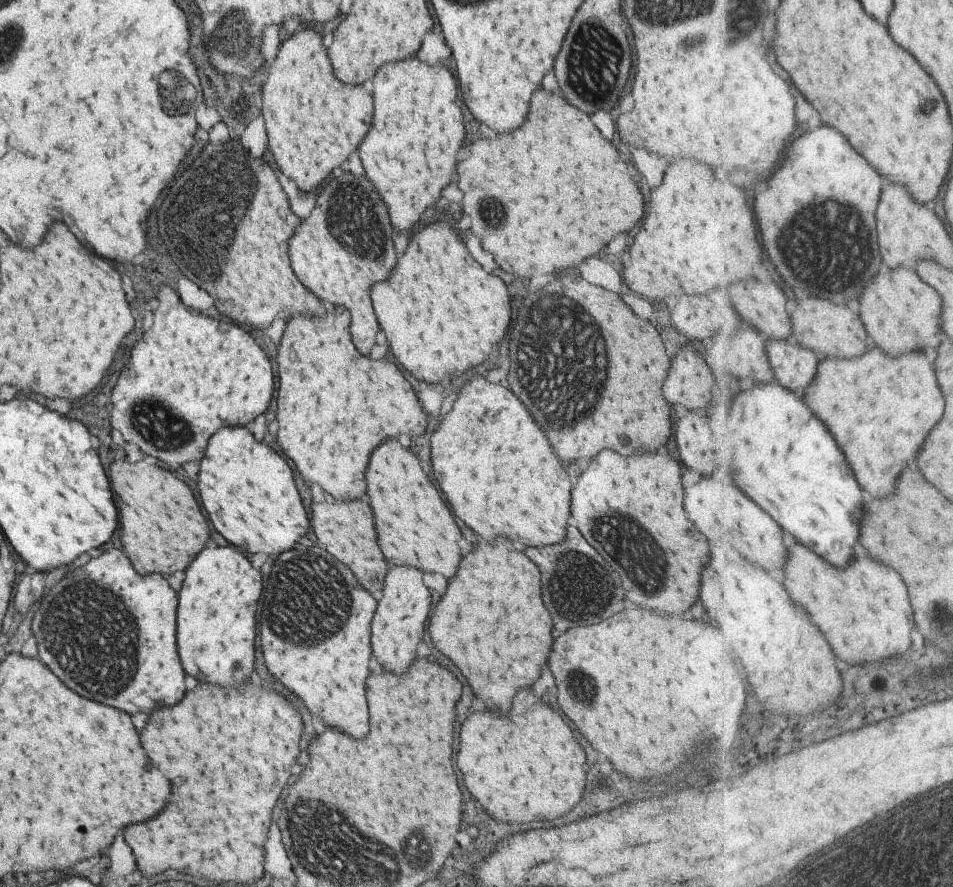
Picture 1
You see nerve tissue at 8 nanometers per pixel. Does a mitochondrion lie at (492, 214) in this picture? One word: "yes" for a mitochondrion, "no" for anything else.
yes

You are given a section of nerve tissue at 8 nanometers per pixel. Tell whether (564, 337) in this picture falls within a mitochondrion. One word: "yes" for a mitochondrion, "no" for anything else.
yes

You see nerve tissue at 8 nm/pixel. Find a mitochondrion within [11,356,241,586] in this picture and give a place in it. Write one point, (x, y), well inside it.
(173, 432)

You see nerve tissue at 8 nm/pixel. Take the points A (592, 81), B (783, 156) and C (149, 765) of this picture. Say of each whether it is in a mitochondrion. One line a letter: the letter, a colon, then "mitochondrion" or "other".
A: mitochondrion
B: other
C: other

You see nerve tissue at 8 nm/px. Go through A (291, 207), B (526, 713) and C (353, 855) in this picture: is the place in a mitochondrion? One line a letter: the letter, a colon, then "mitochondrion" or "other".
A: other
B: other
C: mitochondrion

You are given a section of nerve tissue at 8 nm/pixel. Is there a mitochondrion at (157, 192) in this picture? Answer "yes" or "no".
yes

